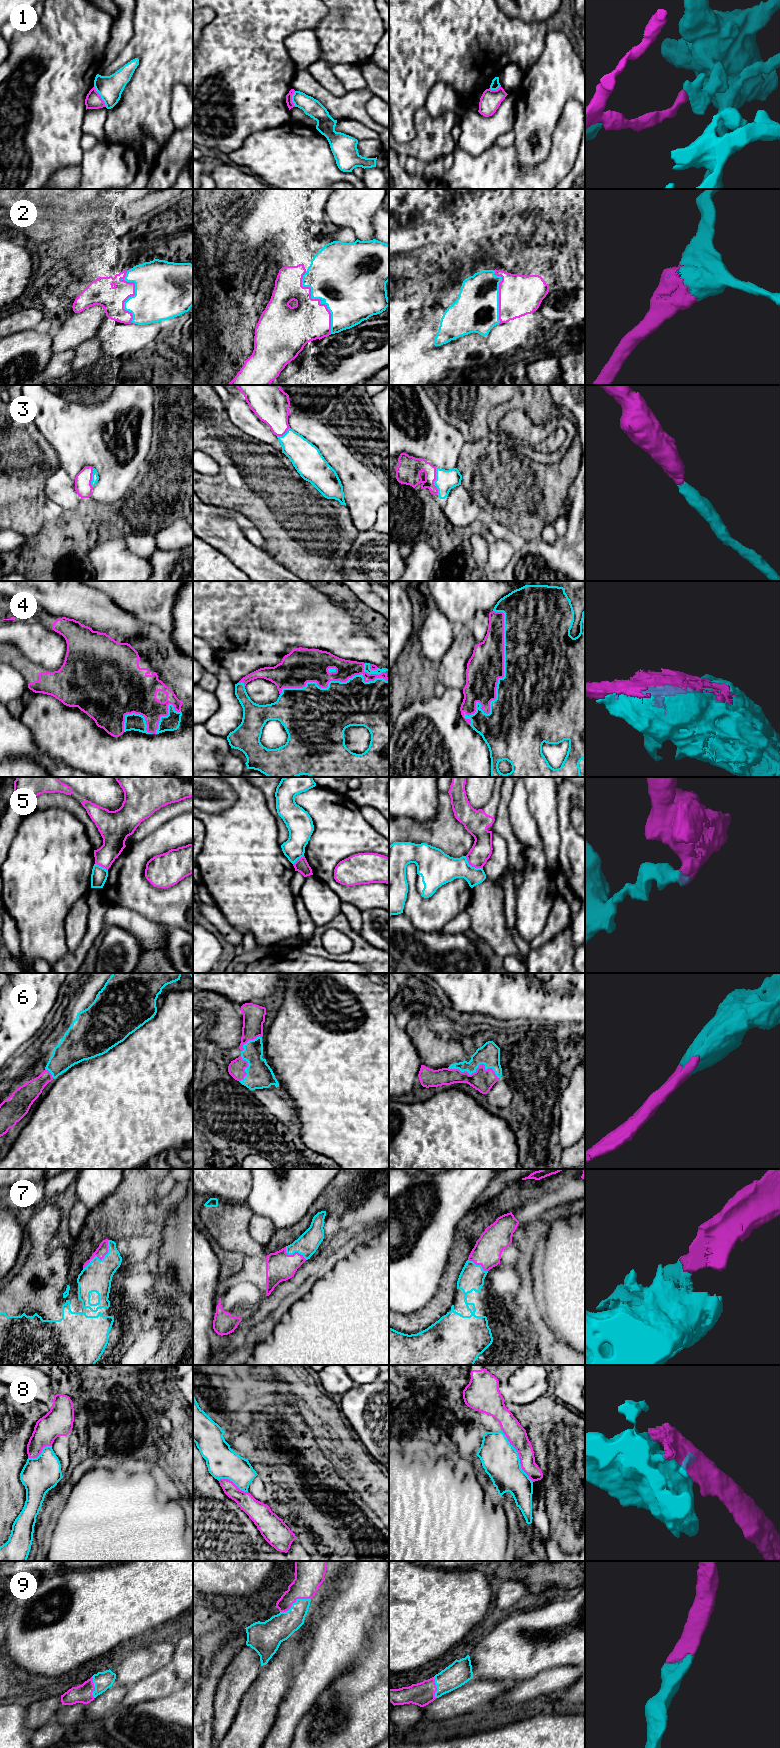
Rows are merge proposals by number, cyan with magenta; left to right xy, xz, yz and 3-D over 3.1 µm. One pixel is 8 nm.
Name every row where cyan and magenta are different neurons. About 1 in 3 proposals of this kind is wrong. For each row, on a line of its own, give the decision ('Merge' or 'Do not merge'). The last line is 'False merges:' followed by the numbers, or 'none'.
1: Do not merge
2: Merge
3: Merge
4: Merge
5: Do not merge
6: Merge
7: Merge
8: Do not merge
9: Merge
False merges: 1, 5, 8

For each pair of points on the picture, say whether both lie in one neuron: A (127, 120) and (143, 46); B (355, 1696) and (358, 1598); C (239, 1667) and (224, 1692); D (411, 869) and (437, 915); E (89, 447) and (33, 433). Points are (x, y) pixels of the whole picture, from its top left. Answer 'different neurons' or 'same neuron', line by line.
A: same neuron
B: different neurons
C: same neuron
D: same neuron
E: different neurons

